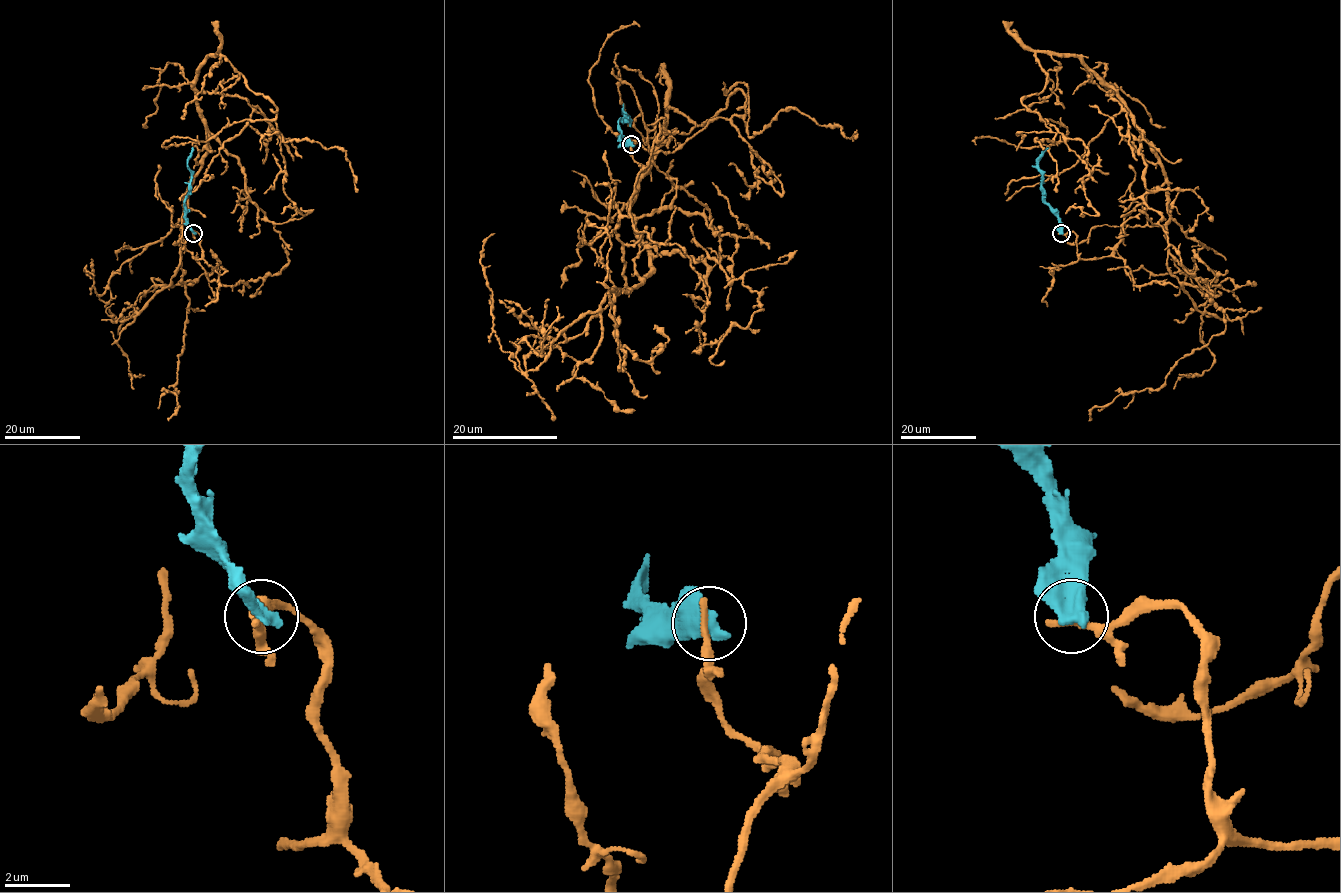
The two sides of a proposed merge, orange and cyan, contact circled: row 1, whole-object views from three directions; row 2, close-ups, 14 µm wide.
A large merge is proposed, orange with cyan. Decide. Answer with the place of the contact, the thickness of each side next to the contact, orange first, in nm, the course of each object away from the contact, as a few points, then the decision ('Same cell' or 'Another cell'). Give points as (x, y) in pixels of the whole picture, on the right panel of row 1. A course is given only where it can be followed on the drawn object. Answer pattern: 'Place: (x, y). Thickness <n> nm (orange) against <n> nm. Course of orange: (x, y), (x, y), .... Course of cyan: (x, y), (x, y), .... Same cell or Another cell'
Place: (1061, 233). Thickness 280 nm (orange) against 500 nm. Course of orange: (1061, 233), (1108, 257), (1165, 181), (1123, 100), (1039, 52), (1047, 84), (1022, 103), (1068, 139), (976, 144). Course of cyan: (1061, 233), (1056, 212), (1045, 200), (1041, 191), (1042, 171), (1038, 159), (1048, 147). Another cell

